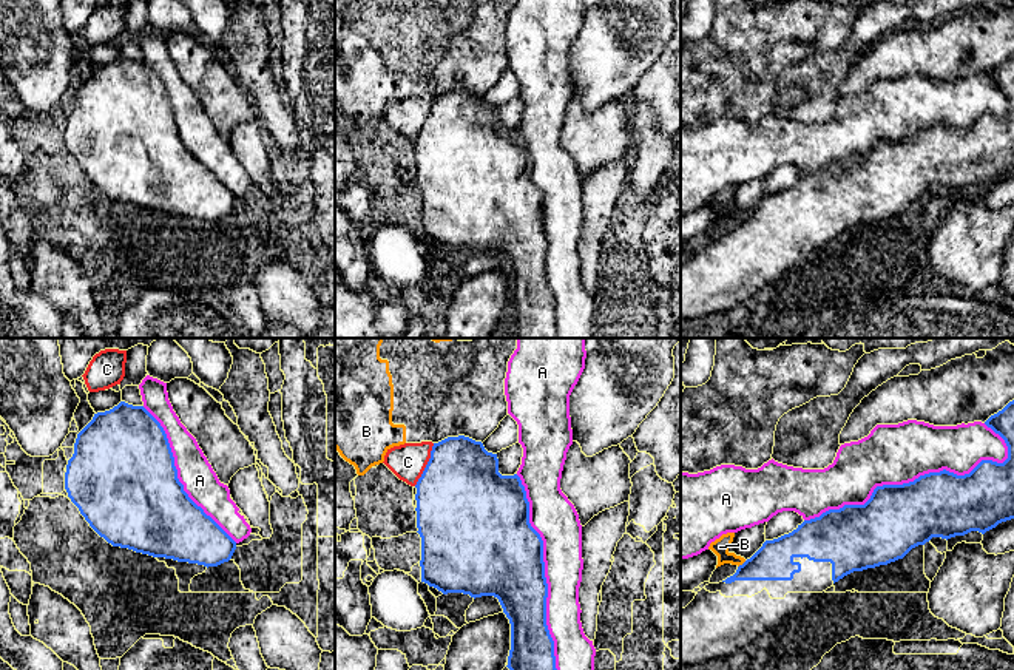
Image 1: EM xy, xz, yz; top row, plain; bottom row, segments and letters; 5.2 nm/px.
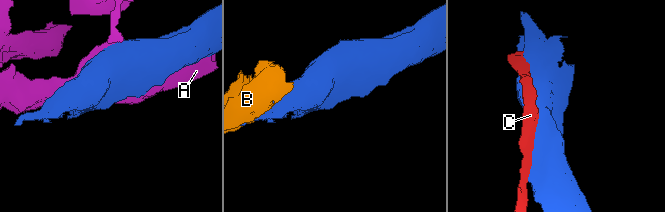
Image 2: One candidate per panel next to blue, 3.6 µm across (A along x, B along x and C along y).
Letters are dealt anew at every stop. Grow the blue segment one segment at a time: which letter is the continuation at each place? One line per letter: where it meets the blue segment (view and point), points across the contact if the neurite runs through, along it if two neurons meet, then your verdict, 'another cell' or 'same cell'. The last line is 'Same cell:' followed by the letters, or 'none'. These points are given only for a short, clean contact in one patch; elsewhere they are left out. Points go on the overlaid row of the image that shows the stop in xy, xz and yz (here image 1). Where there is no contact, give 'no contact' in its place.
A: meets blue in yz at (909, 482); same cell
B: meets blue in yz at (743, 564); another cell
C: meets blue in xz at (426, 465); another cell
Same cell: A

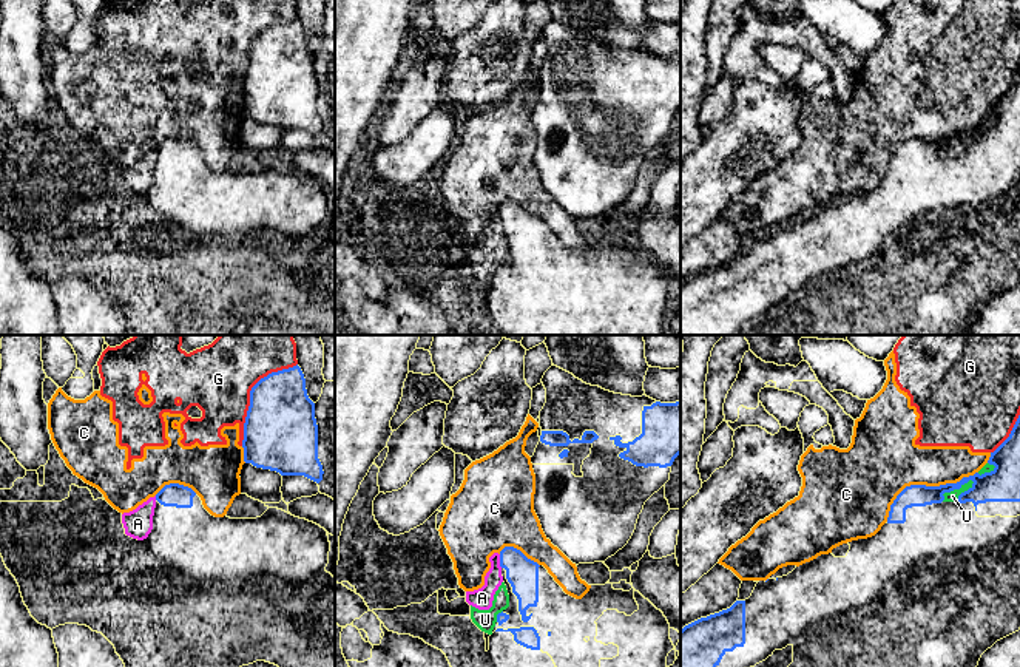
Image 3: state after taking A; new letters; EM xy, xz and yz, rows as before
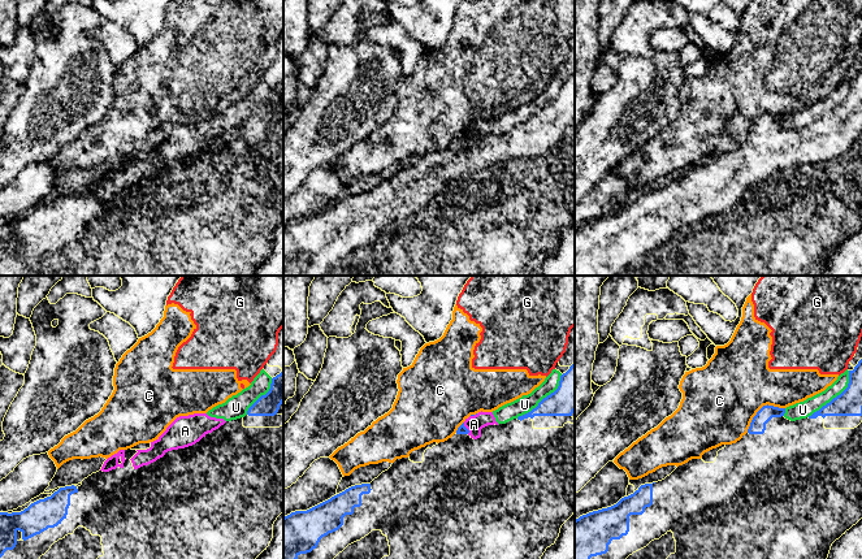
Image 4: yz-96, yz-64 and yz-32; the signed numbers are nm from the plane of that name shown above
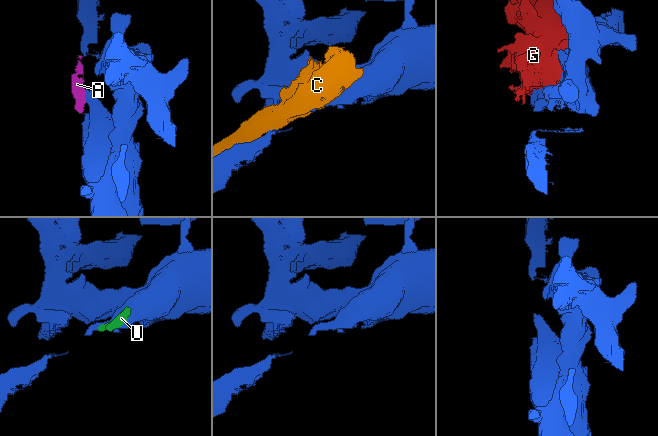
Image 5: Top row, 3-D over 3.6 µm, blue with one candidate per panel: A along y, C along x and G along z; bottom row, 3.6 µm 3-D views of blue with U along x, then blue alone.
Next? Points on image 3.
A: meets blue in xz at (500, 561); border along xz (499, 555), (502, 567); another cell
C: meets blue in yz at (925, 485); another cell
G: meets blue in xy at (250, 394); another cell
U: meets blue in yz at (955, 488); another cell
Same cell: none

